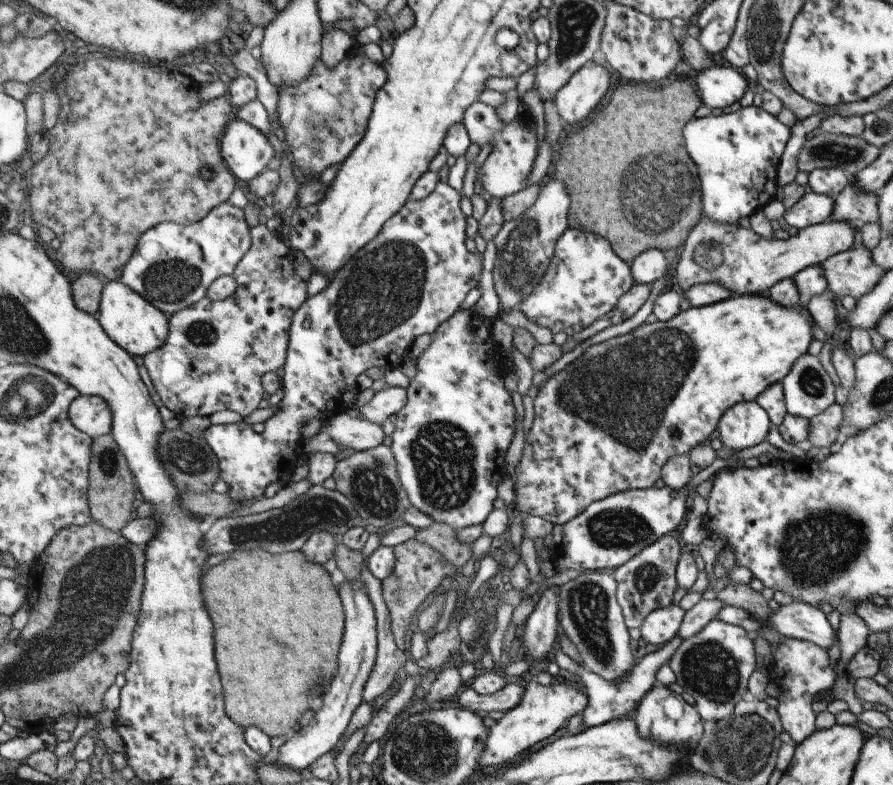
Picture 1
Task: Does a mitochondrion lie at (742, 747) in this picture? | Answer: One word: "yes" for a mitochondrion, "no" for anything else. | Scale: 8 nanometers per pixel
yes

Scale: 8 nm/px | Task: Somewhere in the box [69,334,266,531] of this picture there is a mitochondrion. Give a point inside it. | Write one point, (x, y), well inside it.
(179, 454)

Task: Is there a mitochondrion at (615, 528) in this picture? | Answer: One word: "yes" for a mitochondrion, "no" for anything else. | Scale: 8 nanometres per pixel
yes

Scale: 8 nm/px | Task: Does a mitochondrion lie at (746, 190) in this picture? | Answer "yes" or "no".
no

